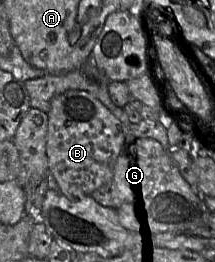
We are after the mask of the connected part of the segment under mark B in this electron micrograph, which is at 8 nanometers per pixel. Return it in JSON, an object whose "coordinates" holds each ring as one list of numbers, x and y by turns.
{"coordinates":[[73,90,56,96,51,101,47,116,46,155,49,174,57,185,57,191,68,199,80,199,111,183,114,160,118,153,119,131,116,120,108,109,90,93]]}

